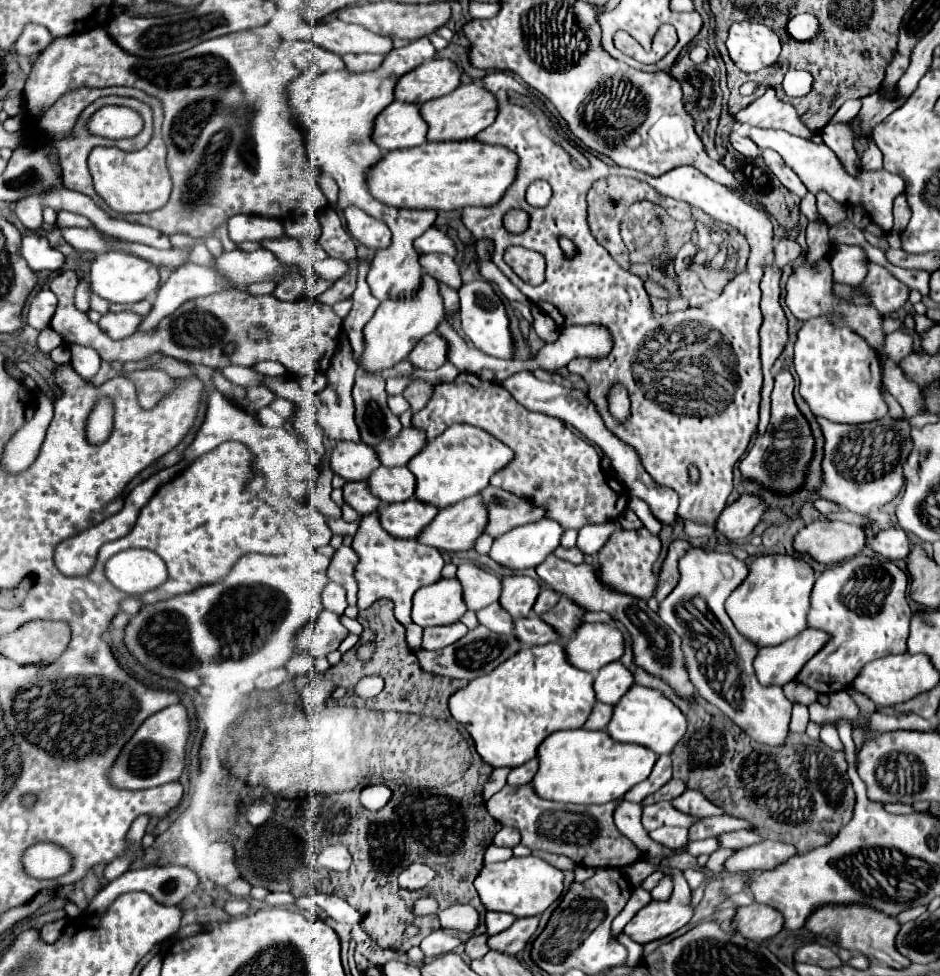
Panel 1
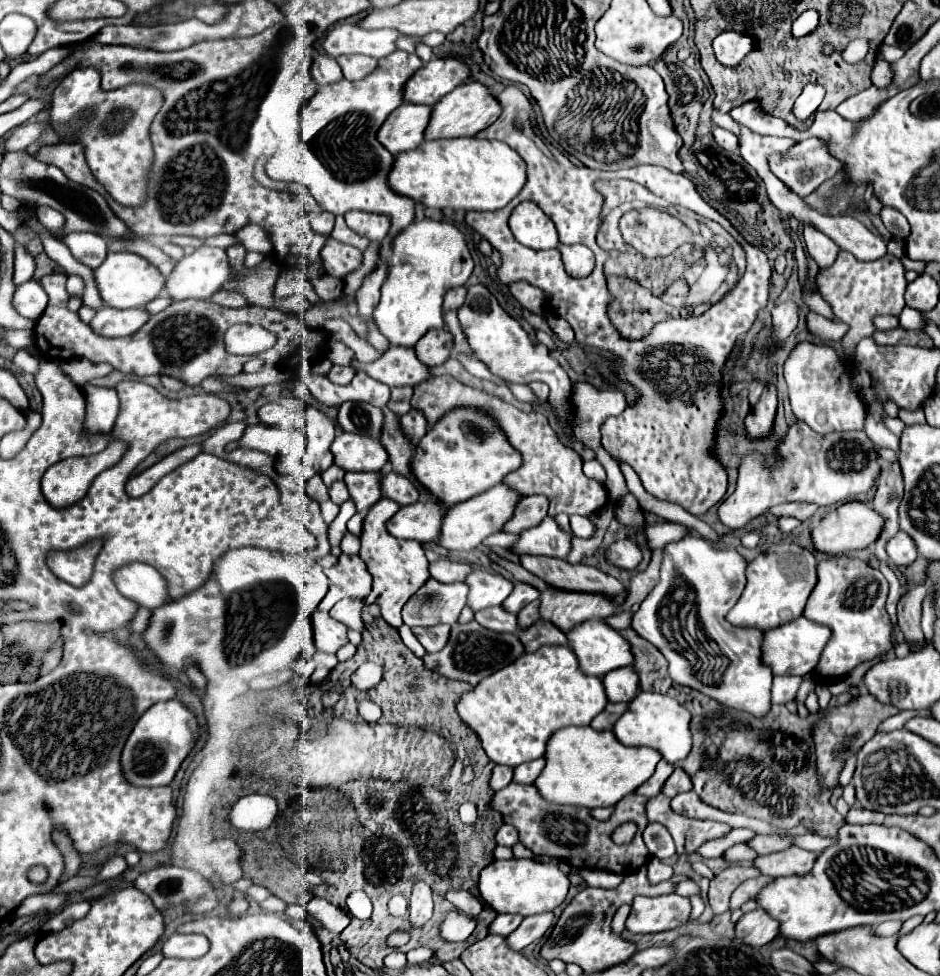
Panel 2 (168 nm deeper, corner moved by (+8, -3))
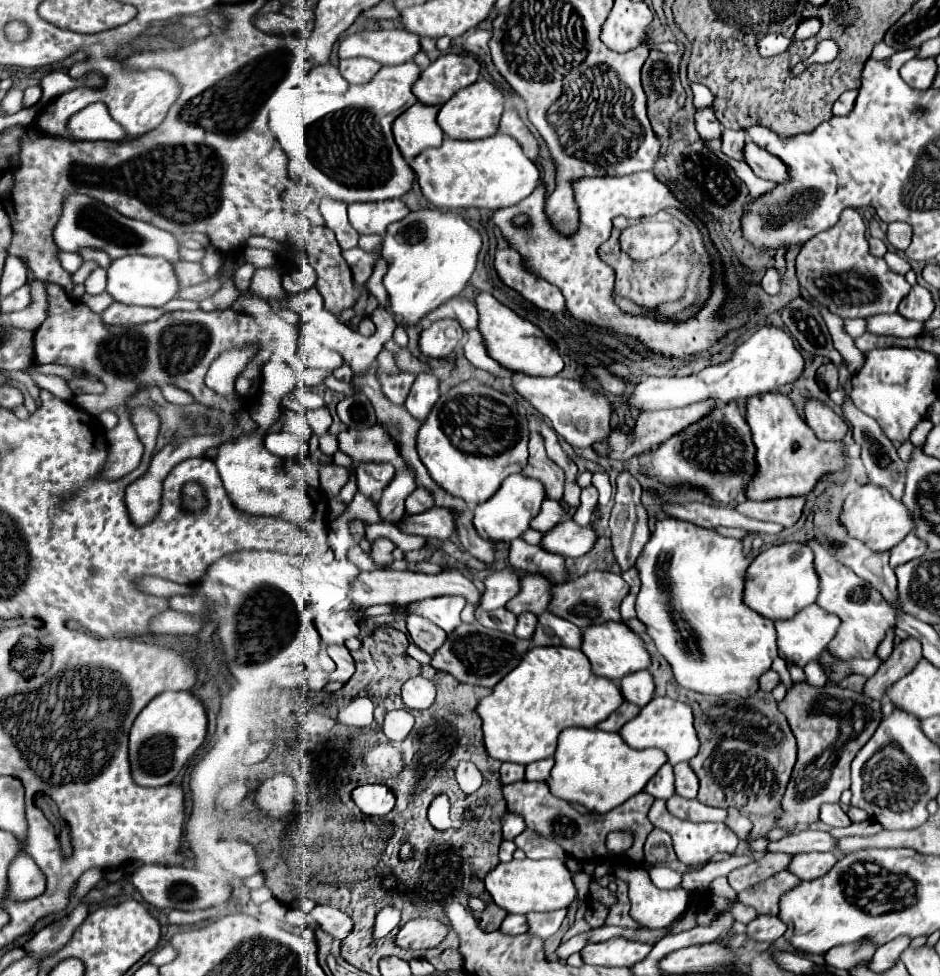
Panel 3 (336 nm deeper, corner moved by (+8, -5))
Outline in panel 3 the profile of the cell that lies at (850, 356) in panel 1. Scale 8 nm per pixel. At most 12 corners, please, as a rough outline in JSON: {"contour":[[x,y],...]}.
{"contour":[[817,399],[805,405],[805,423],[823,441],[841,441],[845,419]]}

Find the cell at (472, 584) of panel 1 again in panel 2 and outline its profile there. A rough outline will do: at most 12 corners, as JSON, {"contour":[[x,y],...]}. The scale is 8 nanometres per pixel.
{"contour":[[477,567],[467,575],[473,611],[501,605],[513,583]]}

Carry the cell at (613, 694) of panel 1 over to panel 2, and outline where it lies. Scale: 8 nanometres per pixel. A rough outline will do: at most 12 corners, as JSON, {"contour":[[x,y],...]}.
{"contour":[[631,667],[613,669],[601,681],[607,699],[629,703],[639,689]]}

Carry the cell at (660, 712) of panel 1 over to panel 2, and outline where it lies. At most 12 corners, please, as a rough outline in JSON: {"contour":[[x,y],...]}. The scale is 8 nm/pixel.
{"contour":[[639,691],[615,723],[623,745],[675,763],[691,751],[691,713]]}

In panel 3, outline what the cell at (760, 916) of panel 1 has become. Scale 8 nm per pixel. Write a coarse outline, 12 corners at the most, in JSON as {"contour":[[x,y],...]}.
{"contour":[[759,915],[747,925],[747,935],[773,943],[785,933],[775,915]]}

